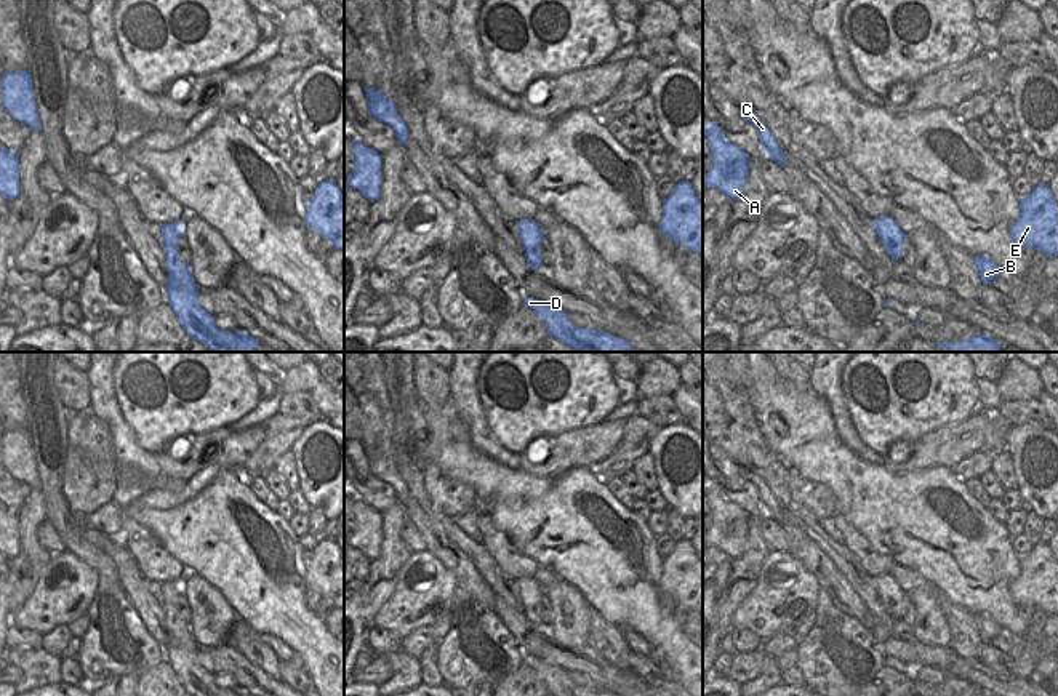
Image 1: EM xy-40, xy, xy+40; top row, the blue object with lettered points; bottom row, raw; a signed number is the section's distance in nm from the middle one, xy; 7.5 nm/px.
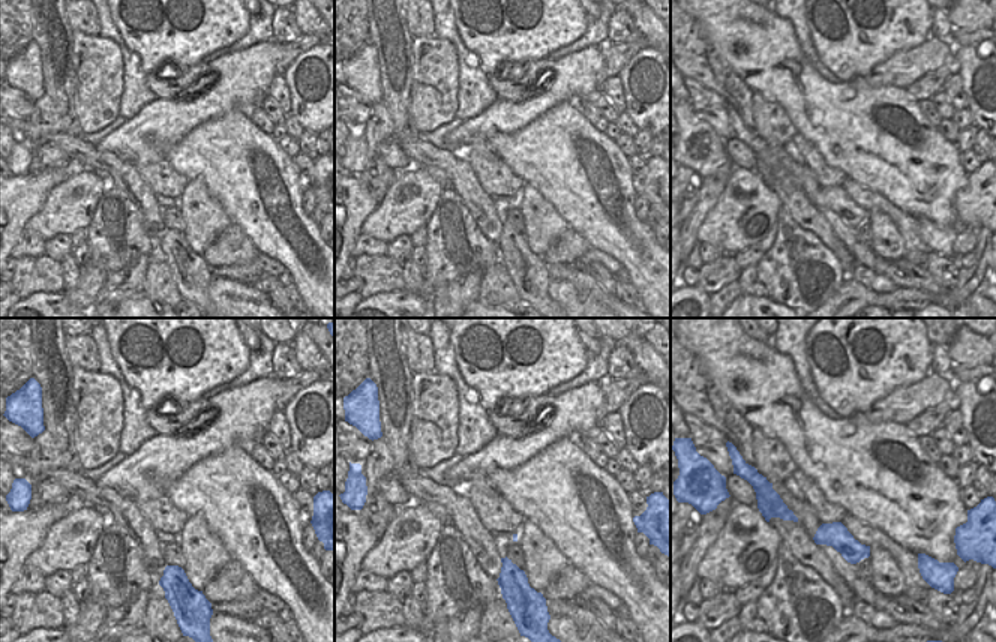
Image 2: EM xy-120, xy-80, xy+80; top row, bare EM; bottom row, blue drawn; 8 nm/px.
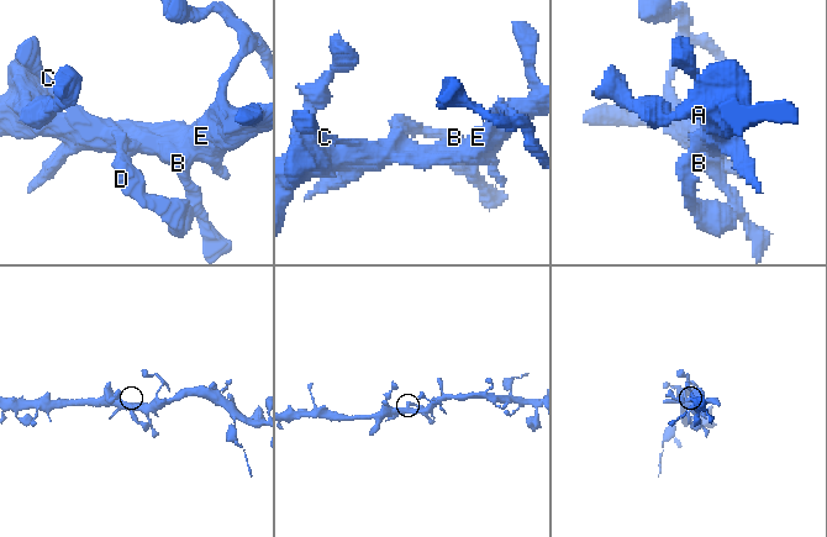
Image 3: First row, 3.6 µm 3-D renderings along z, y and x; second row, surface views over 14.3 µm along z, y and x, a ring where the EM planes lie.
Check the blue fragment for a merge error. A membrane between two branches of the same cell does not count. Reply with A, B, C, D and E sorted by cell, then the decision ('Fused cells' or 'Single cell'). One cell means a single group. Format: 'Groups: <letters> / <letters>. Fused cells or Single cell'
Groups: A B C D E. Single cell.

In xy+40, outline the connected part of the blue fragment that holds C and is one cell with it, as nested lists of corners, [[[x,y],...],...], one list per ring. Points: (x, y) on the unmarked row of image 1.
[[[744,469],[744,477],[747,482],[751,482],[759,493],[759,499],[763,506],[763,512],[776,520],[781,525],[786,525],[784,522],[784,510],[783,507],[778,504],[776,498],[773,496],[773,493],[770,491],[770,488],[767,486],[767,483],[754,472]]]

